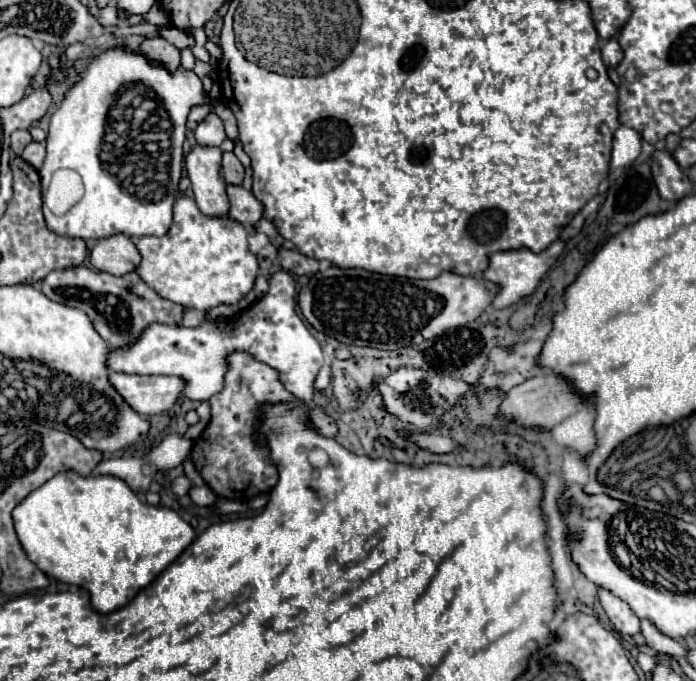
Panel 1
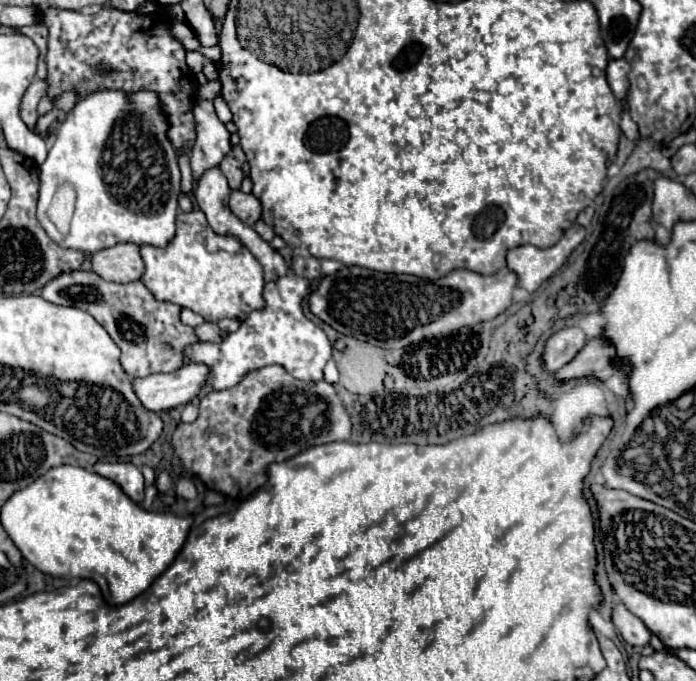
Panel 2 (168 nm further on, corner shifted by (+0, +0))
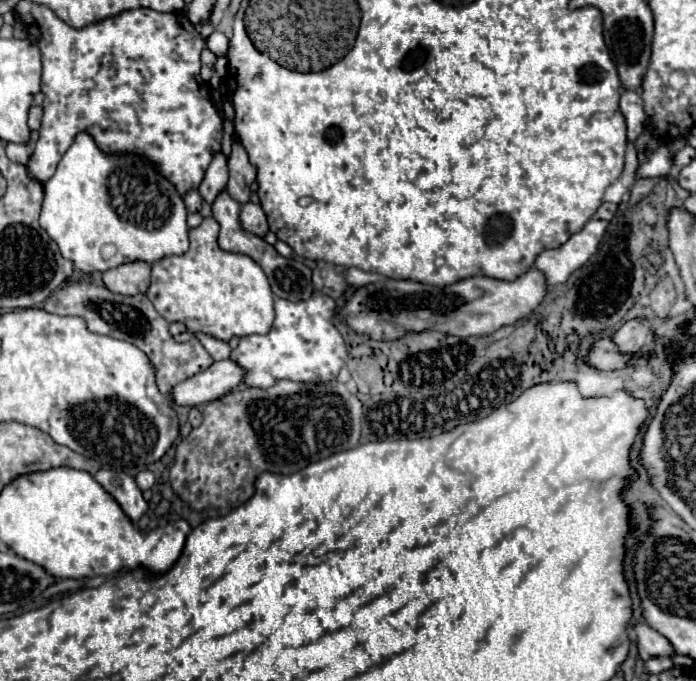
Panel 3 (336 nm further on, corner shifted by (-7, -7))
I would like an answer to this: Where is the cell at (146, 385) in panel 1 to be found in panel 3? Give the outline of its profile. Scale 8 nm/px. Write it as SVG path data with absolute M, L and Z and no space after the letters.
M232 360L214 362L206 372L200 372L170 390L176 406L200 406L218 400L242 382L244 370Z

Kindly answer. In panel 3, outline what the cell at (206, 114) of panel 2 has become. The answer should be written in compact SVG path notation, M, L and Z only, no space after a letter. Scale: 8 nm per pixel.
M216 152L198 192L208 204L212 204L212 200L218 196L218 192L222 192L226 188L226 182L228 182L228 158L222 152Z

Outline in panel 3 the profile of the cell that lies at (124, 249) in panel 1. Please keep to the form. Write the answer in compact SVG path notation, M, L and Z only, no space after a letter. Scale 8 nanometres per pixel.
M126 262L116 268L102 272L104 286L116 294L134 296L148 290L150 284L150 264L146 262Z

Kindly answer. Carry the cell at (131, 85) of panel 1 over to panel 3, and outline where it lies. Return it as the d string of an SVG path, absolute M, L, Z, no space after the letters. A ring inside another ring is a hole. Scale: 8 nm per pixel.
M78 132L74 144L66 150L64 158L60 160L56 174L44 184L44 206L40 214L40 226L58 244L60 254L72 260L74 266L82 272L104 272L132 260L144 260L152 264L164 256L184 254L188 250L186 208L176 186L160 174L154 162L140 154L102 152L88 132ZM108 184L114 186L114 192L110 192ZM104 244L114 244L118 248L114 258L102 258L100 248Z

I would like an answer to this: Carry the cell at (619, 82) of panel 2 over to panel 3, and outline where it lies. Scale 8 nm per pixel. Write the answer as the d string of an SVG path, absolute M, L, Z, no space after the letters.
M624 90L620 96L620 110L628 124L628 140L634 142L638 134L644 130L644 118L646 118L640 94L634 90Z

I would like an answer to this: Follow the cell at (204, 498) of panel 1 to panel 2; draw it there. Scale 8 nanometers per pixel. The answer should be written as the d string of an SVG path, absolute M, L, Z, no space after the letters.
M179 477L175 481L175 493L183 499L197 499L197 489L195 489L193 481L189 481L187 477Z

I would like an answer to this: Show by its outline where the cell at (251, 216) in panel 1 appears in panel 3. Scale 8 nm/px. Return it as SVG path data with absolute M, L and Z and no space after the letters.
M246 202L240 212L240 224L246 232L252 232L256 236L264 236L268 232L268 220L260 204Z

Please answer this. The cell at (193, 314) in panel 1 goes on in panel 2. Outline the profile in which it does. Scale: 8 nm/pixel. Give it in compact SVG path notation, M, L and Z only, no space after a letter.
M205 321L203 325L195 327L195 333L197 333L199 341L211 341L211 343L221 343L221 341L227 337L227 335L225 335L215 323L211 323L211 321Z

